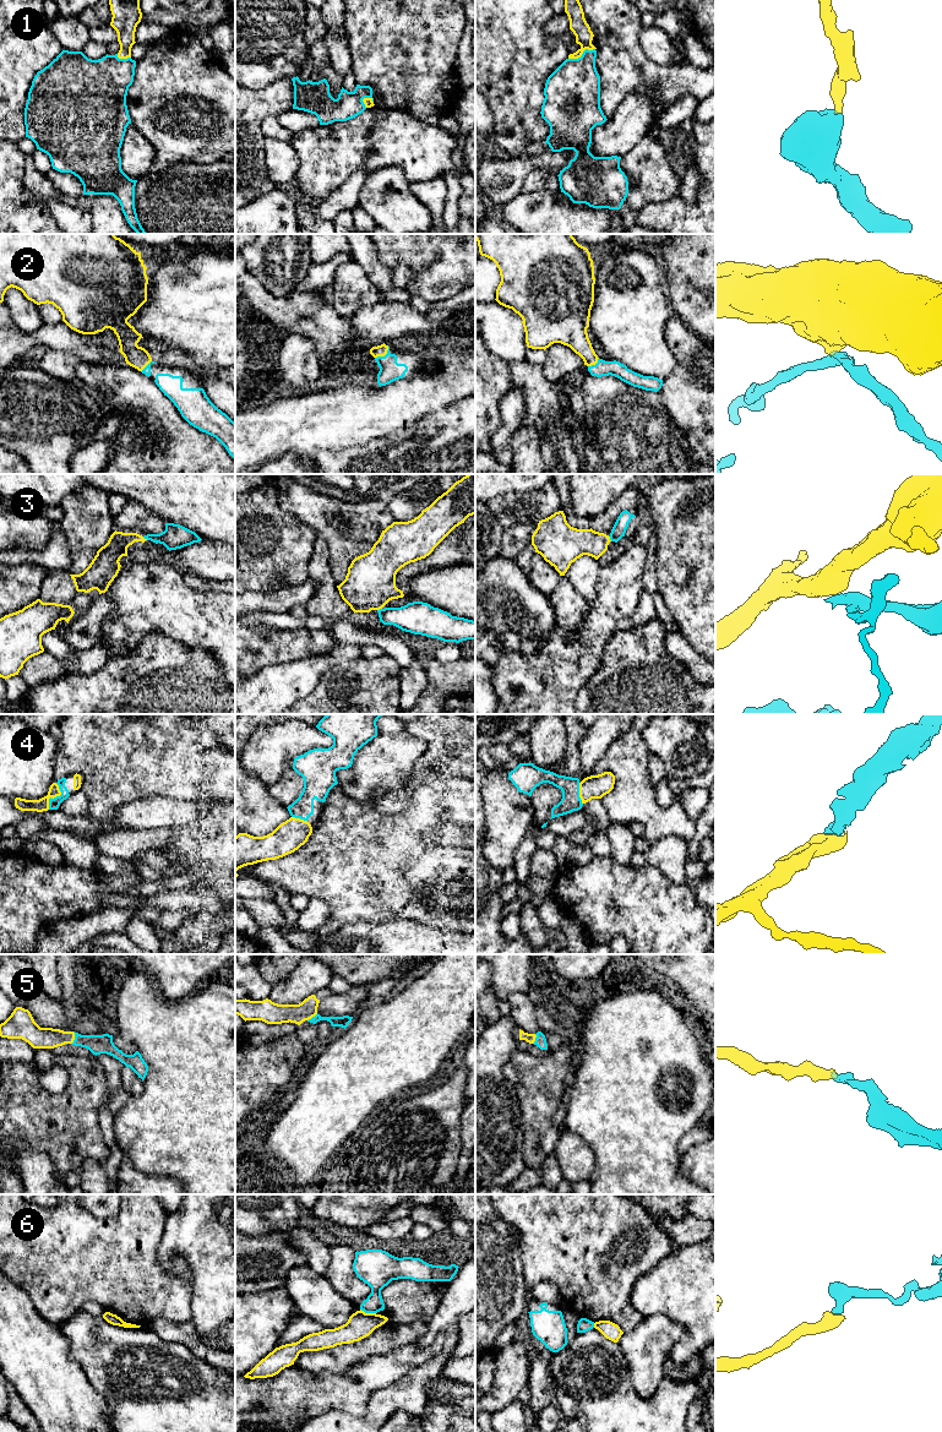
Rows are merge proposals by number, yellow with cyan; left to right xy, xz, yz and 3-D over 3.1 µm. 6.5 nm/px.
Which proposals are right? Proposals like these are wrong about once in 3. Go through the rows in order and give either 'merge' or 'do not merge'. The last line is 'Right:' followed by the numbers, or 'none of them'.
1: merge
2: merge
3: do not merge
4: merge
5: merge
6: do not merge
Right: 1, 2, 4, 5

